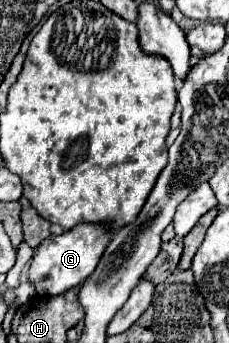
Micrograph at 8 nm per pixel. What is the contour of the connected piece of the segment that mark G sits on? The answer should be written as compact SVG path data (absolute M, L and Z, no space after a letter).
M82 223L82 225L74 227L72 231L44 239L34 249L30 269L28 269L28 277L30 277L30 283L34 285L36 295L60 295L60 293L80 285L96 269L106 245L108 245L108 239L112 239L112 235L114 233L108 231L108 227Z

